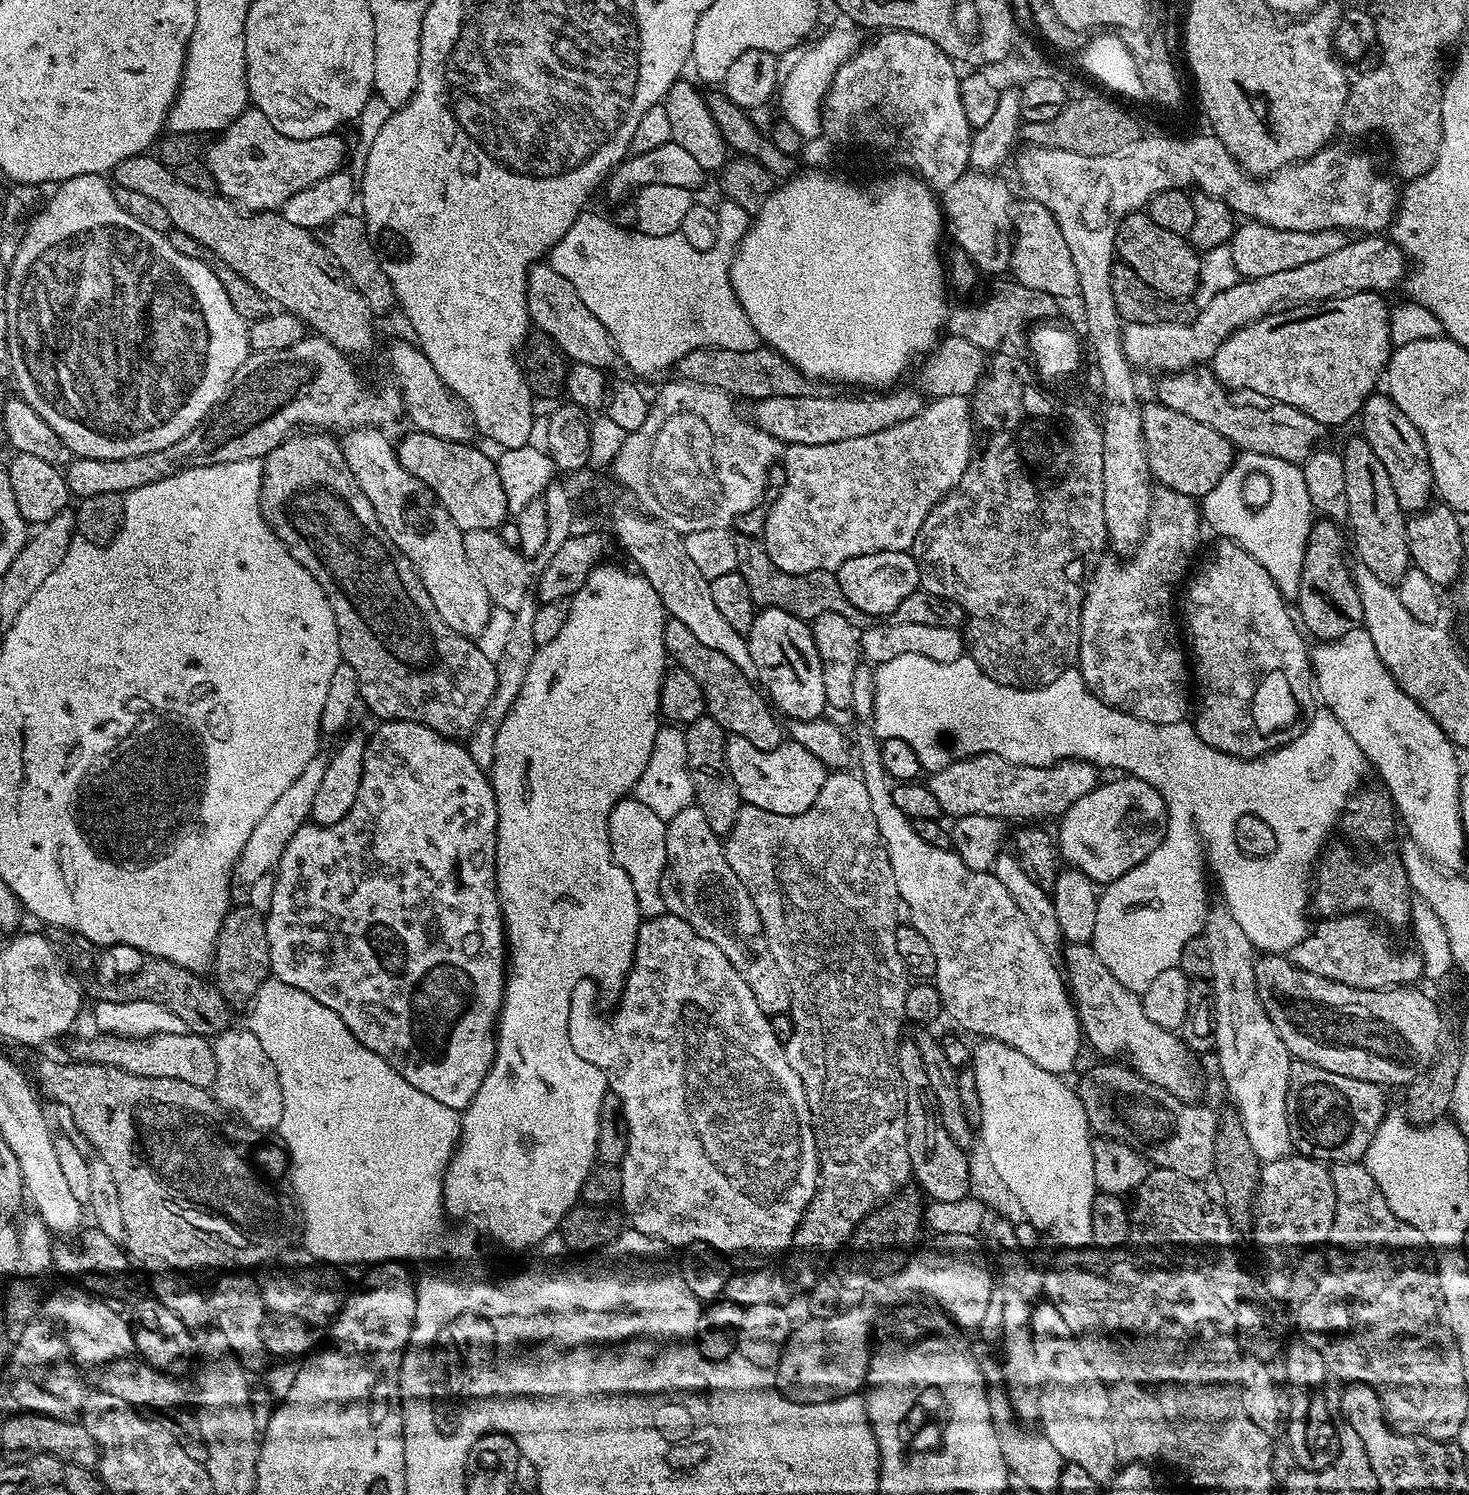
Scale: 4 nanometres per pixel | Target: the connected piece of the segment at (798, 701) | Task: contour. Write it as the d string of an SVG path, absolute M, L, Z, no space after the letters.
M761 608L756 613L752 627L746 633L750 658L754 658L755 679L766 693L767 699L774 705L781 717L789 716L789 721L819 720L825 715L826 686L822 686L822 662L818 658L818 646L812 637L812 630L807 620L800 620L781 608Z

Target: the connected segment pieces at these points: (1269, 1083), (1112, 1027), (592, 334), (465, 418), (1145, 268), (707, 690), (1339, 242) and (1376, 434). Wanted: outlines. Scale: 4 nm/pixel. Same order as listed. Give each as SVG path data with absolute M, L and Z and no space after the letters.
M1223 906L1207 913L1202 935L1206 946L1210 946L1210 966L1212 974L1212 997L1216 999L1216 1026L1214 1029L1214 1053L1220 1059L1220 1076L1228 1087L1234 1103L1234 1111L1242 1118L1246 1126L1246 1136L1250 1138L1250 1146L1254 1146L1254 1154L1262 1162L1281 1160L1283 1156L1293 1155L1292 1134L1288 1121L1288 1087L1293 1079L1294 1057L1289 1054L1286 1042L1282 1040L1274 1022L1270 1020L1260 1001L1256 989L1256 962L1250 938L1242 934L1242 926L1234 922L1232 913Z
M1091 943L1068 944L1063 949L1062 956L1068 959L1068 972L1066 968L1066 980L1070 985L1070 996L1074 1001L1076 1016L1080 1020L1080 1030L1085 1041L1092 1043L1096 1052L1101 1052L1104 1058L1123 1058L1131 1067L1135 1068L1142 1078L1162 1086L1170 1094L1174 1094L1180 1100L1196 1102L1200 1096L1200 1068L1195 1064L1193 1053L1187 1044L1175 1031L1162 1028L1150 1022L1146 1018L1143 999L1137 993L1126 990L1110 970L1096 957L1092 951Z
M551 263L533 264L528 269L528 318L559 346L569 361L604 370L611 360L617 359L616 345L602 322L598 322L598 318L586 310L582 298L578 298L578 290L574 290L574 286L570 286L570 282L562 278Z
M411 339L408 340L396 340L389 346L388 364L392 367L392 376L396 379L397 390L400 391L398 400L402 405L402 412L404 408L409 422L412 423L411 427L417 432L425 432L443 440L471 441L474 425L464 405L448 391L426 354Z
M1147 211L1131 212L1120 223L1116 231L1116 256L1128 264L1130 270L1134 270L1134 274L1138 274L1138 278L1142 278L1142 282L1146 282L1146 286L1153 288L1160 296L1166 296L1170 300L1195 297L1196 287L1200 285L1201 253L1193 248L1185 237L1170 234L1170 230L1162 230L1162 226L1158 226L1148 217Z
M671 618L664 621L664 651L671 659L673 656L677 666L696 683L693 685L704 696L707 715L712 716L728 736L746 738L746 742L750 742L750 746L758 746L758 750L774 750L785 743L786 732L780 729L781 721L773 705L749 676L742 674L742 670L726 658L726 654L710 650L710 646L698 642L698 638L690 634L690 629L683 622Z
M1256 220L1242 223L1232 233L1230 247L1234 254L1234 266L1241 277L1253 280L1266 278L1266 274L1278 274L1281 270L1294 270L1315 262L1334 250L1342 250L1350 239L1347 231L1339 228L1307 232L1306 230L1282 230L1269 224L1260 224Z
M1387 394L1369 396L1362 409L1363 416L1362 435L1366 442L1370 442L1370 450L1378 454L1386 474L1390 474L1390 483L1394 485L1394 498L1398 498L1398 506L1405 514L1423 512L1433 499L1434 485L1426 442L1418 426L1414 426L1414 422L1410 422L1410 418L1402 414L1402 410Z

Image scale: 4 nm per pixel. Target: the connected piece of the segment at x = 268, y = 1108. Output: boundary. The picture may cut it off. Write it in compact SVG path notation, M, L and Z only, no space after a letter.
M229 1030L212 1040L212 1049L216 1059L214 1100L256 1132L279 1129L284 1105L282 1086L278 1082L278 1070L274 1070L274 1062L270 1062L270 1058L266 1058L266 1050L262 1050L262 1042L258 1042L251 1030Z

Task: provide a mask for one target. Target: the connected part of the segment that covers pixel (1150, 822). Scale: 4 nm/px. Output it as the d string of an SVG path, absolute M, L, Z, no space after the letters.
M1127 774L1116 779L1120 780L1097 784L1086 798L1078 798L1078 802L1071 804L1058 820L1058 852L1063 863L1065 860L1068 868L1076 868L1097 886L1113 884L1122 878L1122 874L1134 870L1134 866L1138 866L1162 842L1168 825L1168 807L1153 784L1145 784L1137 776Z

